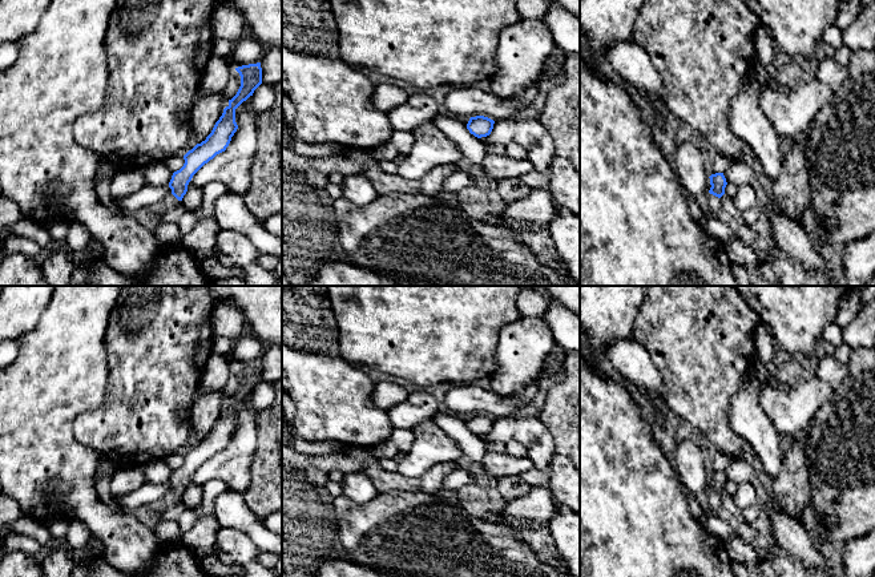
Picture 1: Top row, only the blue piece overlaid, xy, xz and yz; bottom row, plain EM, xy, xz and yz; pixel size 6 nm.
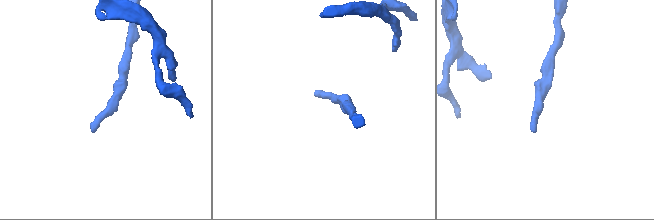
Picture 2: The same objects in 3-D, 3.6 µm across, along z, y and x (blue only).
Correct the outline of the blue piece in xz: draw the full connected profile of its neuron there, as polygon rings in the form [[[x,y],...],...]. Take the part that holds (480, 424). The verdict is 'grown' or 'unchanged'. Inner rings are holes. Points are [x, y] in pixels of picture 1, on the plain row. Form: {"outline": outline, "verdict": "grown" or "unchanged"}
{"outline": [[[476,413],[471,415],[467,427],[469,428],[471,432],[473,432],[477,436],[487,435],[491,432],[493,427],[495,419],[484,415],[484,413]]], "verdict": "unchanged"}

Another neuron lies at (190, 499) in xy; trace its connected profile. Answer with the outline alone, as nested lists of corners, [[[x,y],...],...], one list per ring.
[[[201,487],[188,488],[181,499],[181,503],[188,508],[197,508],[201,505],[203,495],[205,488]]]

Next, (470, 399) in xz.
[[[459,384],[444,399],[444,404],[457,413],[484,413],[493,419],[515,416],[527,403],[523,396],[503,398],[475,384]]]

